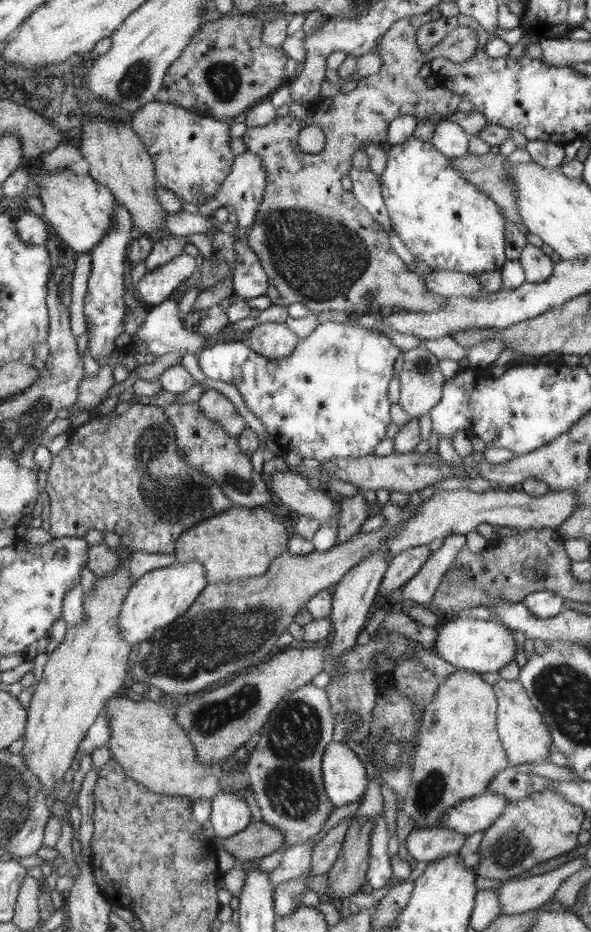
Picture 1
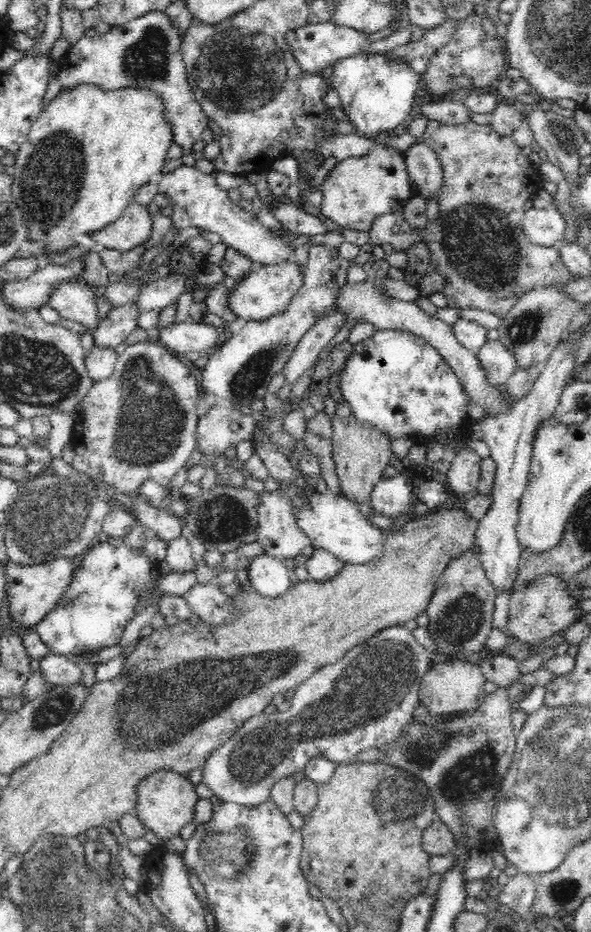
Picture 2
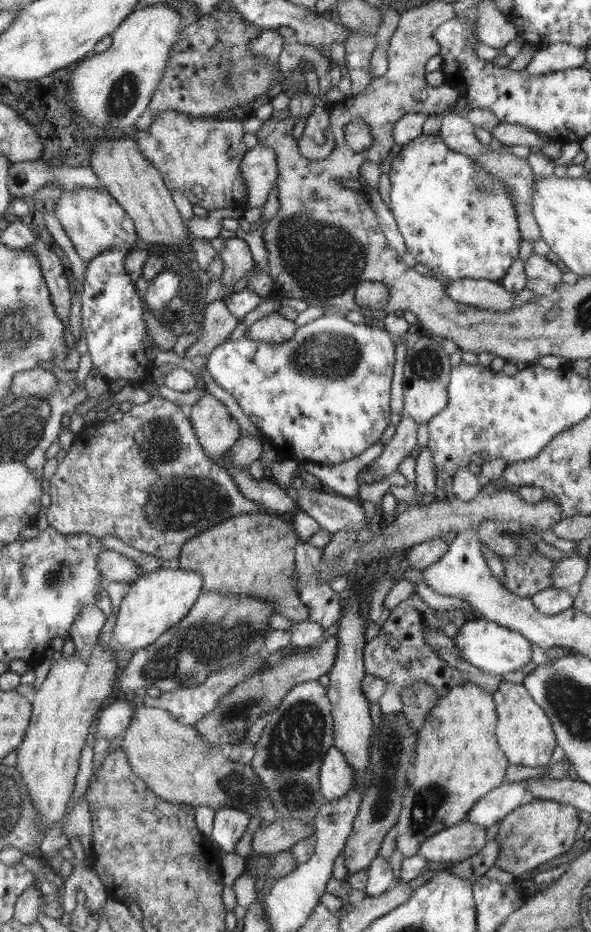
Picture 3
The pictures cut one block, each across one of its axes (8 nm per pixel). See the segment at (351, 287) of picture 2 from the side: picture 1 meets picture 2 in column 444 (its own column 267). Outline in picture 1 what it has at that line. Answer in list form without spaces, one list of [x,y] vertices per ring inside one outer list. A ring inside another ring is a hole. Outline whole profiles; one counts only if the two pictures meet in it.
[[[263,322],[246,335],[246,344],[254,353],[268,359],[280,360],[292,354],[299,341],[285,323]]]

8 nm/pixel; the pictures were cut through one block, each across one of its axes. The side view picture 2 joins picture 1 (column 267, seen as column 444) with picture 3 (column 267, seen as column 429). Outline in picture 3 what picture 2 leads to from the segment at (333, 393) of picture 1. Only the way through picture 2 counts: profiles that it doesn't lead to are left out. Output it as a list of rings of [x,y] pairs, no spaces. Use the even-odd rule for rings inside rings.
[[[331,310],[326,315],[322,315],[314,321],[298,327],[294,336],[284,342],[266,343],[264,341],[250,339],[247,336],[243,336],[237,340],[223,342],[220,346],[216,346],[212,350],[212,355],[208,359],[206,368],[214,381],[236,399],[244,414],[259,428],[261,437],[271,442],[271,446],[278,454],[286,457],[288,460],[295,459],[300,463],[312,462],[335,465],[362,454],[368,447],[380,441],[385,429],[391,425],[390,394],[396,360],[394,350],[395,339],[392,338],[386,329],[352,323],[346,317],[338,314],[336,310]]]

